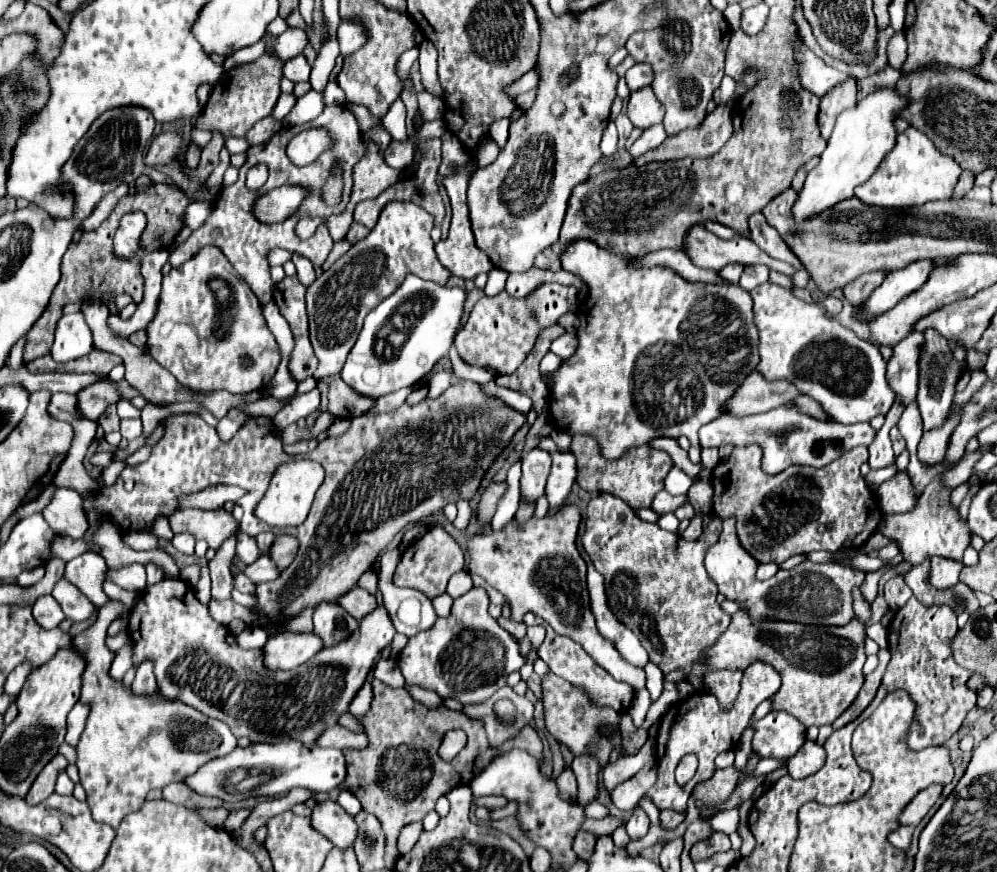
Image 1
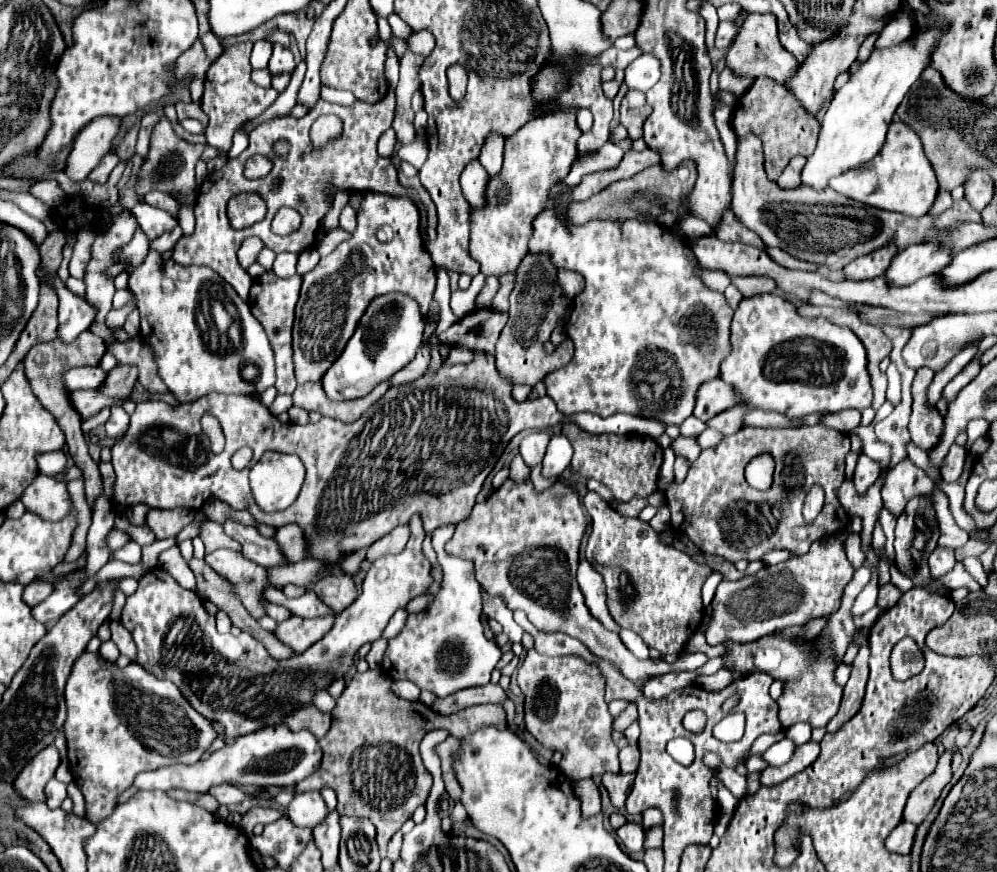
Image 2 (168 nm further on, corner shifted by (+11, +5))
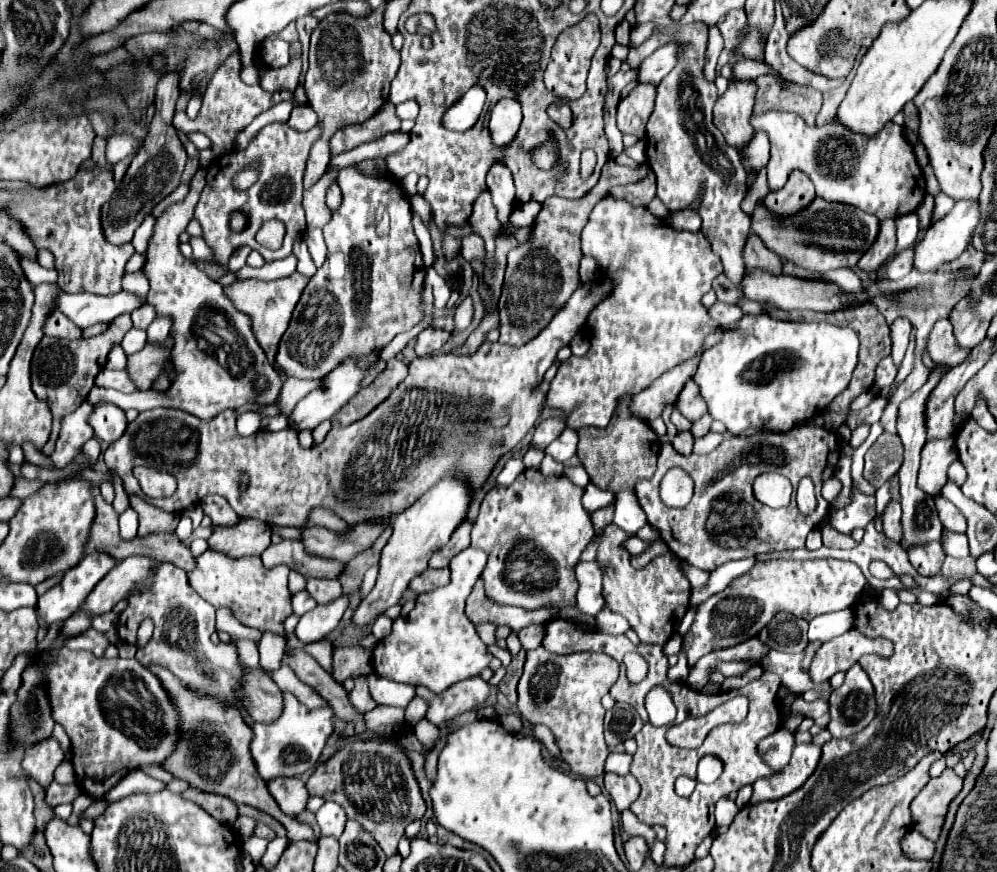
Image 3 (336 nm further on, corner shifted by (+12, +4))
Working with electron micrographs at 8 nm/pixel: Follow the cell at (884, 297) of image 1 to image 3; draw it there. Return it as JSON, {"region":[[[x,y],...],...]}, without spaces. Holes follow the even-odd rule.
{"region":[[[956,201],[952,211],[946,217],[942,217],[940,221],[936,221],[930,227],[930,231],[926,233],[924,241],[916,247],[914,267],[922,273],[928,273],[928,271],[936,271],[938,267],[942,267],[944,263],[952,261],[952,259],[956,259],[962,251],[966,251],[978,221],[980,221],[980,205],[976,201]]]}

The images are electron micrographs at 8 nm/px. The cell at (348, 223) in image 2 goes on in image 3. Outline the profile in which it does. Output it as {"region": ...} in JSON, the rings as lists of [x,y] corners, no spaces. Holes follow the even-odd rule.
{"region":[[[334,181],[334,183],[328,187],[328,193],[326,193],[326,203],[328,203],[330,211],[336,211],[336,207],[340,205],[340,199],[342,199],[342,193],[340,193],[338,183]]]}

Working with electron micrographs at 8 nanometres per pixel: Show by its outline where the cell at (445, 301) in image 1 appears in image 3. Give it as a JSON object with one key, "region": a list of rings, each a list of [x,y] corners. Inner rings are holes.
{"region":[[[344,361],[340,367],[336,367],[326,379],[324,379],[324,383],[318,387],[318,389],[314,389],[314,391],[310,391],[304,399],[300,399],[298,401],[298,405],[294,407],[294,411],[288,415],[288,421],[290,421],[290,427],[292,429],[296,429],[296,431],[304,431],[304,429],[314,429],[316,425],[320,425],[322,421],[326,421],[326,419],[332,419],[358,391],[360,391],[360,381],[362,381],[362,377],[368,373],[370,369],[360,369],[358,365],[356,365],[356,361]]]}

